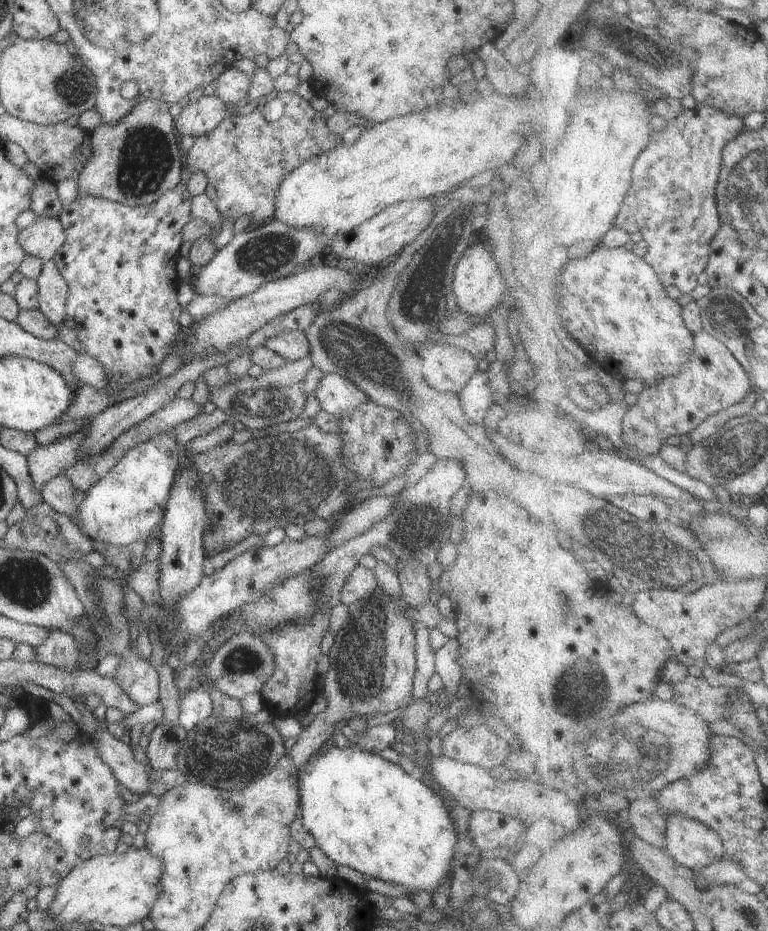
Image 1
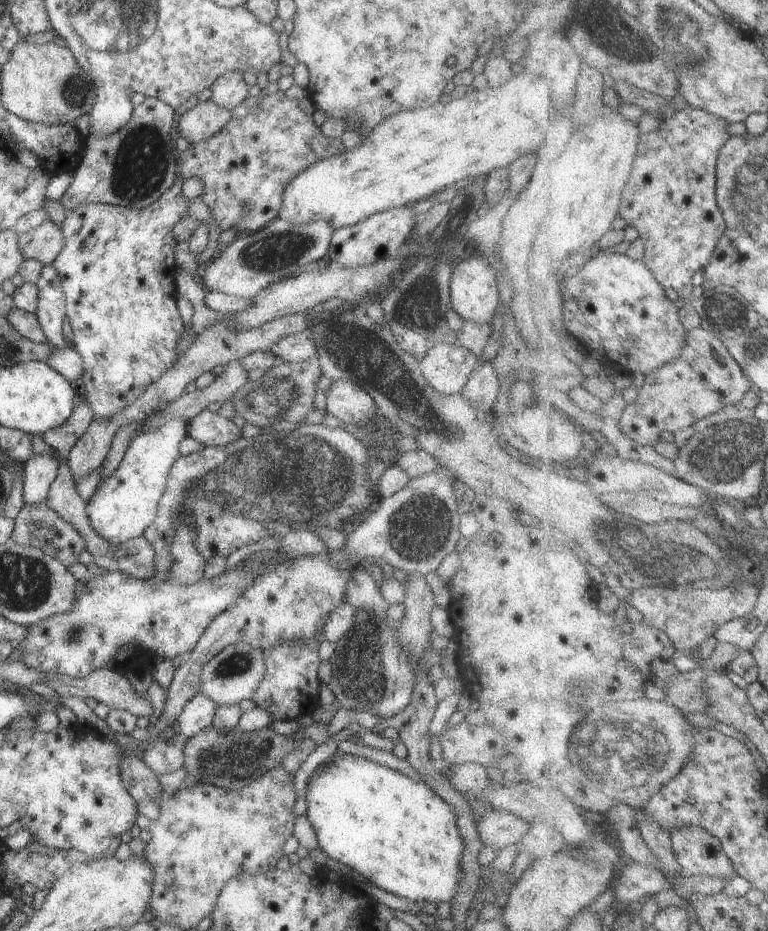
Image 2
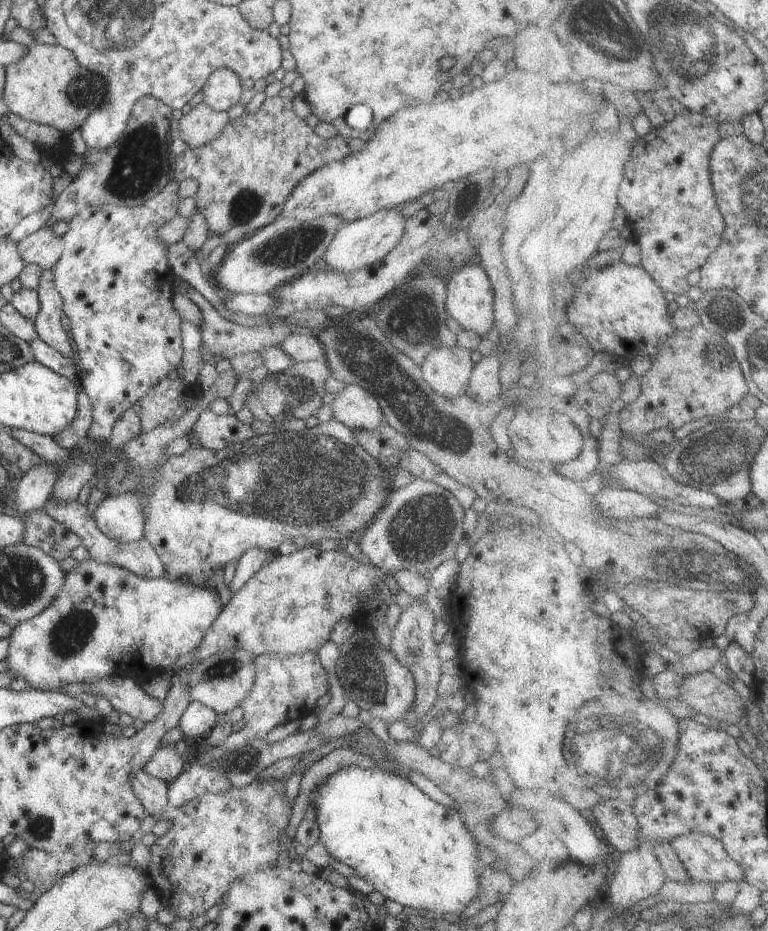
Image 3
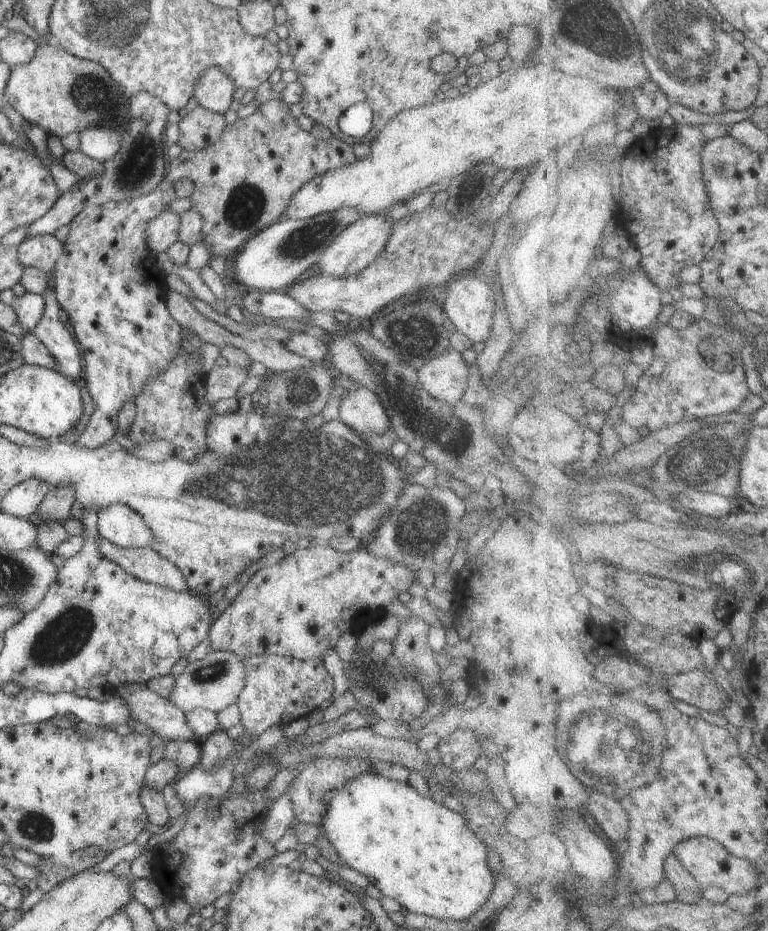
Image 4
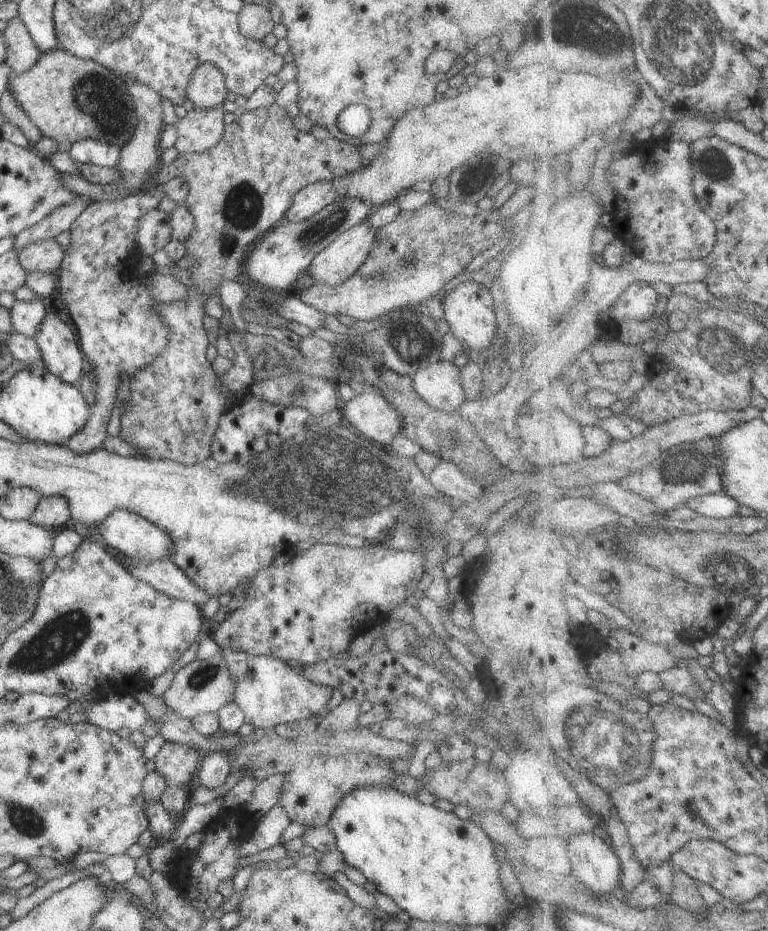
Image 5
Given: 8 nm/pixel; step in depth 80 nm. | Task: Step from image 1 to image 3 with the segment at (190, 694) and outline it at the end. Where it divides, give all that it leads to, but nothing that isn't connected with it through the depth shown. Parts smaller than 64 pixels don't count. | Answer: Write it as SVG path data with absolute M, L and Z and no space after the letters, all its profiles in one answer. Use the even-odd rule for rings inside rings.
M190 702L179 722L184 739L194 739L208 734L217 722L217 716L217 712L203 702Z

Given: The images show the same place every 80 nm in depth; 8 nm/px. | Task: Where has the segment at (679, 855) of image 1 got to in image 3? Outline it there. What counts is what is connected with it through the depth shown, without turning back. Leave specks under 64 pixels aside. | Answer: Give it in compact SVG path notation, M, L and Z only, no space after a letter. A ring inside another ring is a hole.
M691 832L675 838L672 843L692 878L697 881L716 884L729 880L741 884L746 881L745 868L731 857L725 844L716 837Z

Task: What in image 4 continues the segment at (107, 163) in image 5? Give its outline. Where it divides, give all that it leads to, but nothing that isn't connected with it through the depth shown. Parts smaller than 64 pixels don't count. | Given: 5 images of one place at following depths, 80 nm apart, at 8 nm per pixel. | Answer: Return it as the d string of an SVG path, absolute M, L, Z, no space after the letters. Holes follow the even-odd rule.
M92 125L79 132L80 148L86 156L103 163L118 152L122 138L121 130L102 125Z

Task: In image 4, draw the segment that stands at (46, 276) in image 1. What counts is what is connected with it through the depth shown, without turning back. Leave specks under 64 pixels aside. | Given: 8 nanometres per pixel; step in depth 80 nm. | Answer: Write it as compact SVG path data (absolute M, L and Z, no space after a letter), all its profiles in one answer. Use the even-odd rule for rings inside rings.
M52 285L41 295L45 304L44 312L33 328L33 333L56 359L56 372L79 382L83 366L80 349L70 329L68 330L60 320L62 308Z

